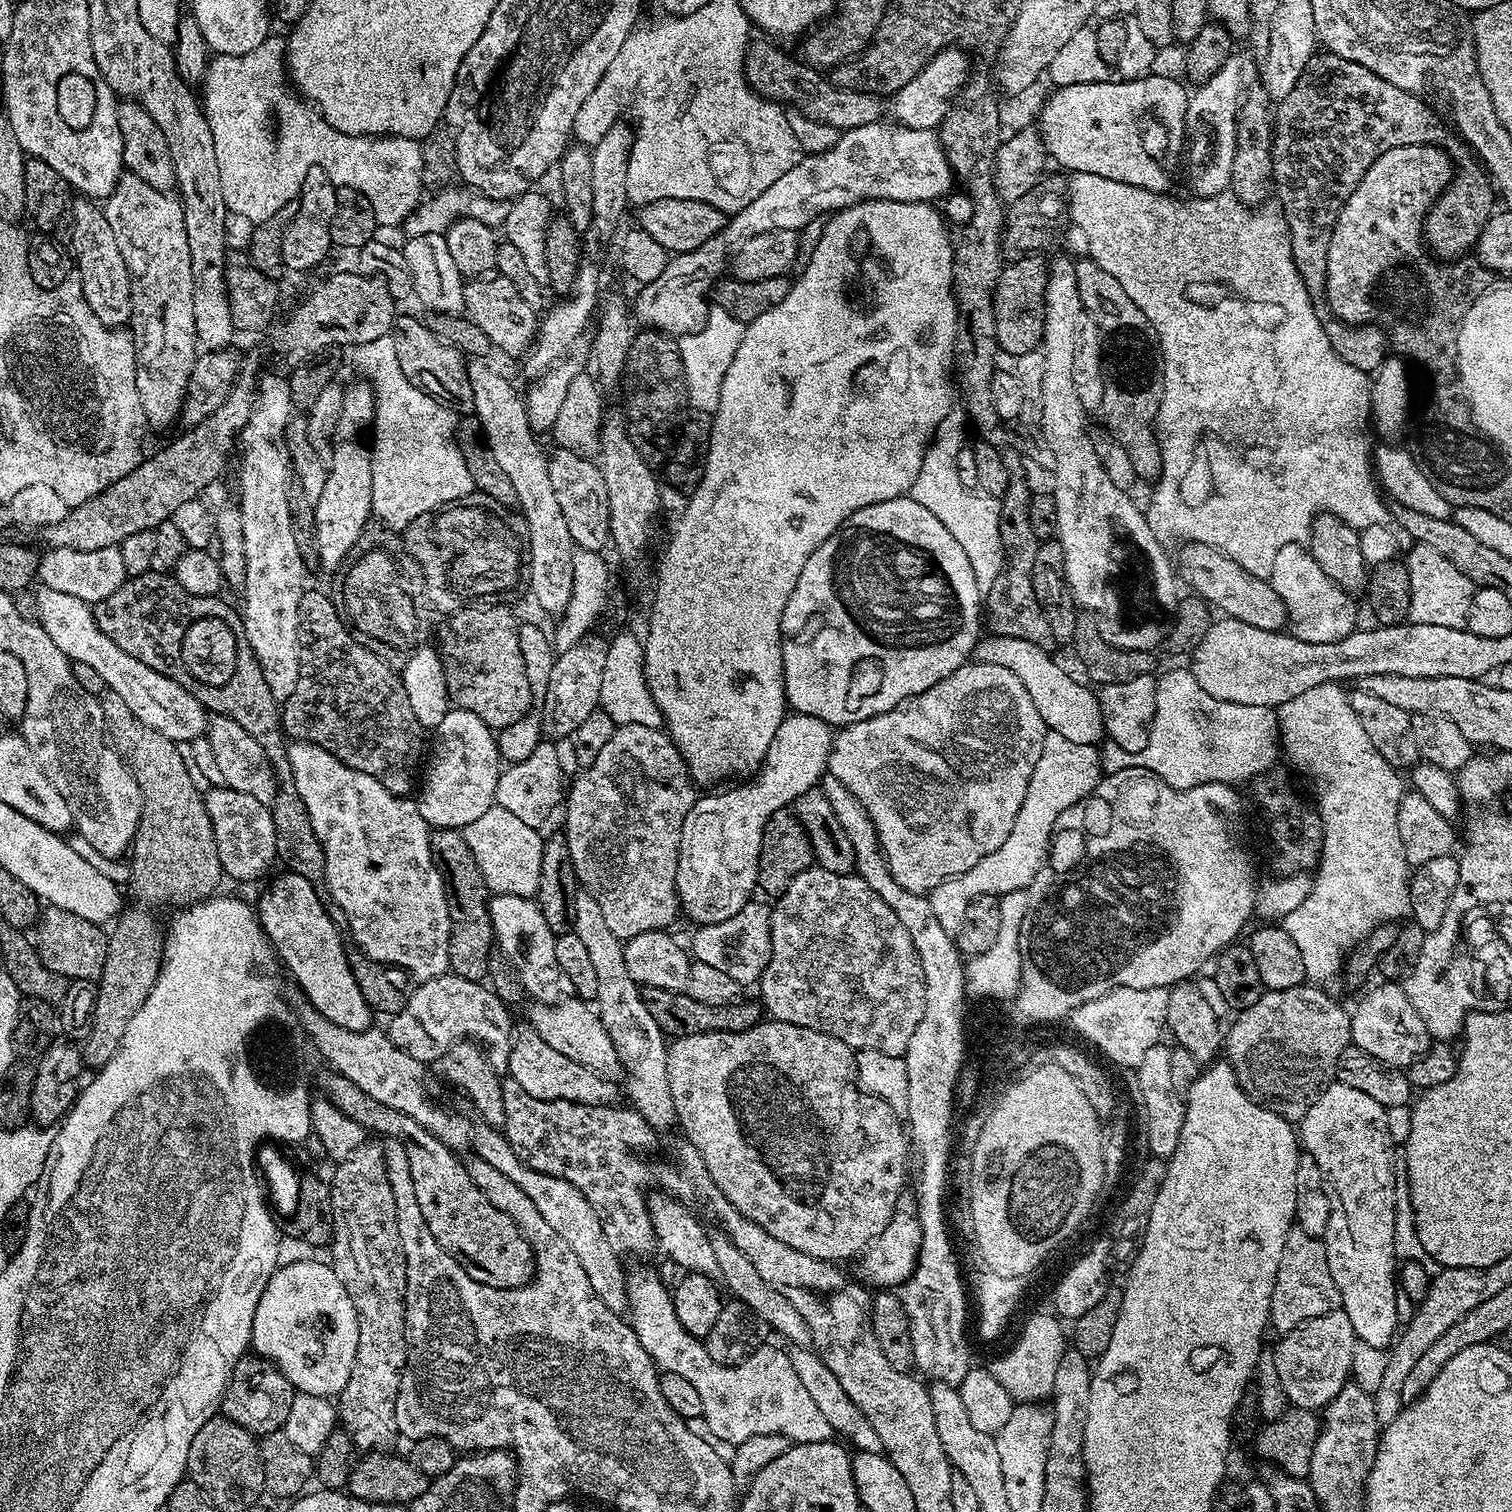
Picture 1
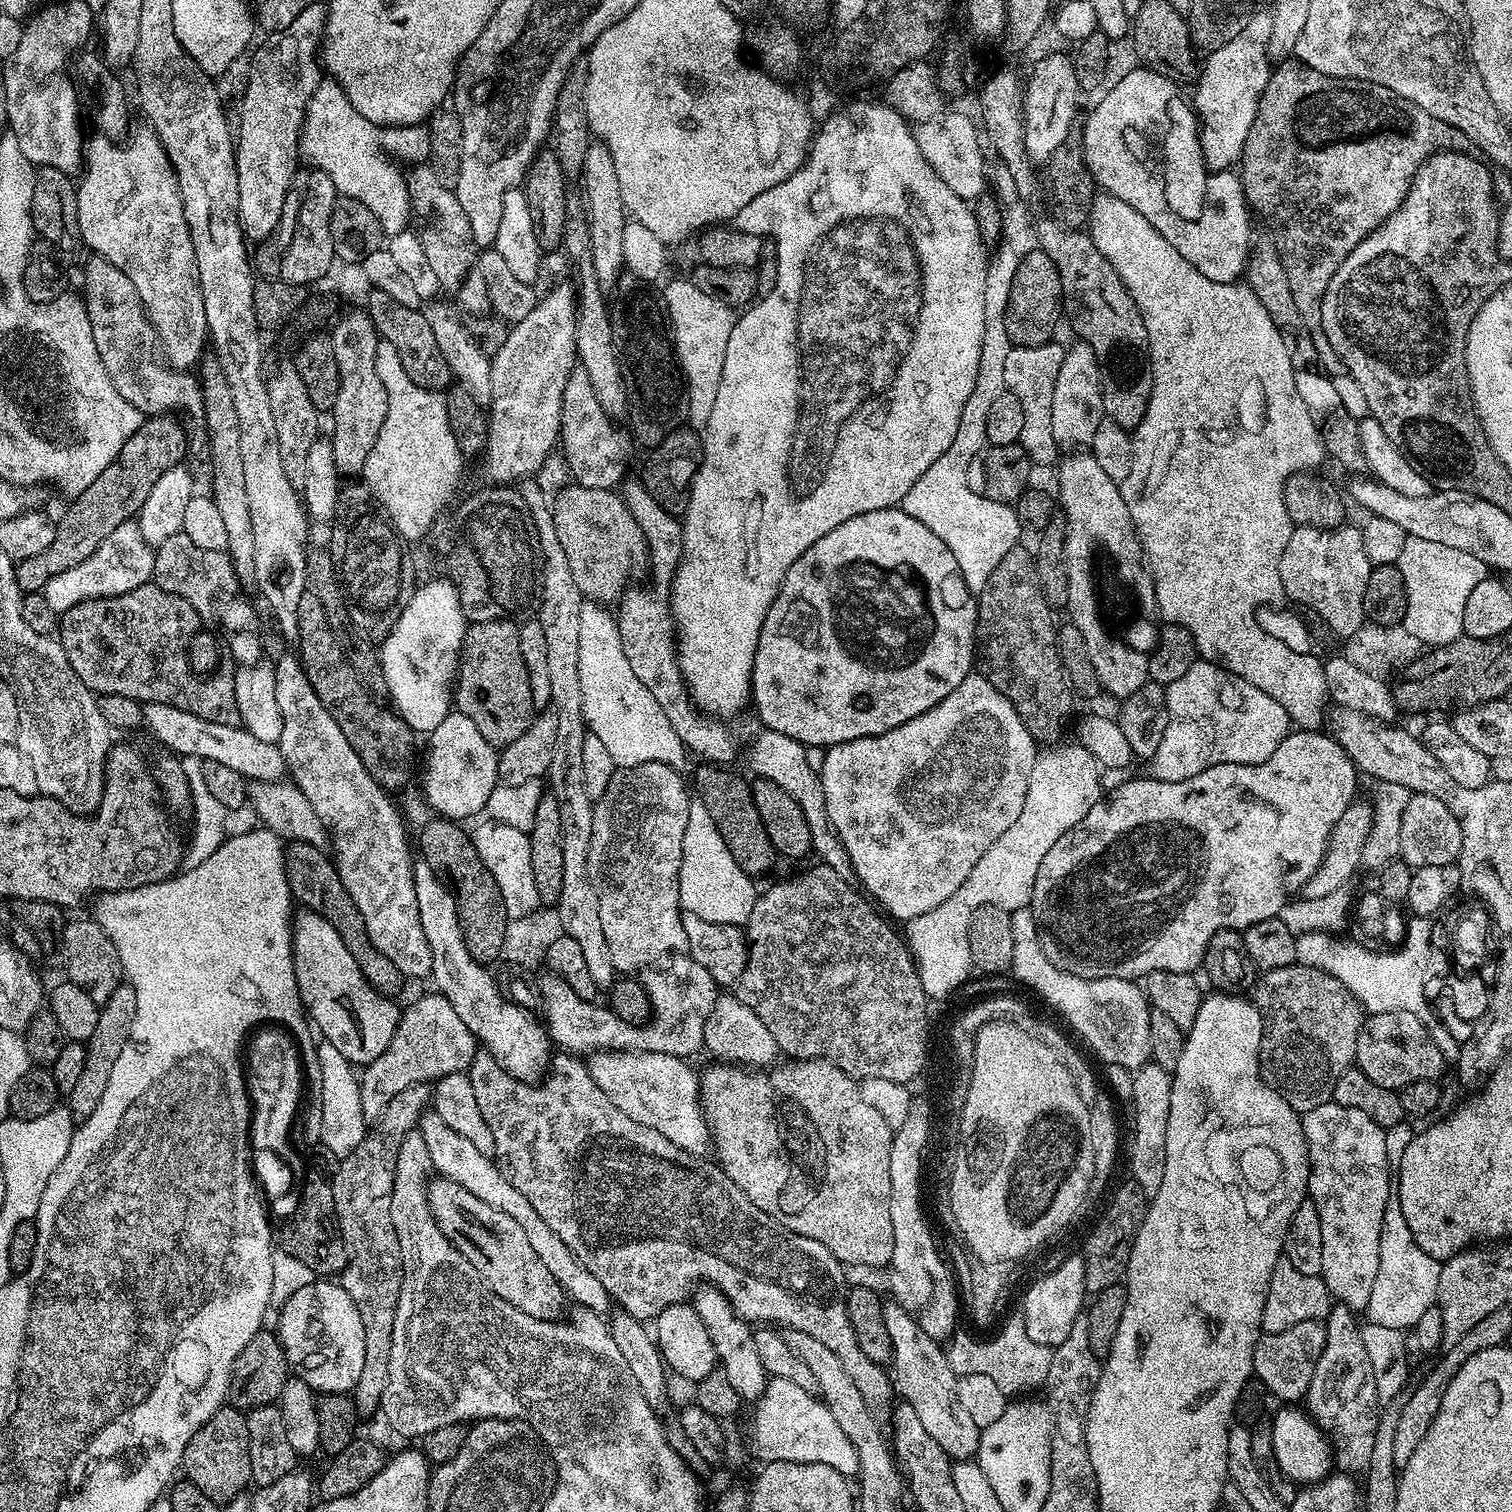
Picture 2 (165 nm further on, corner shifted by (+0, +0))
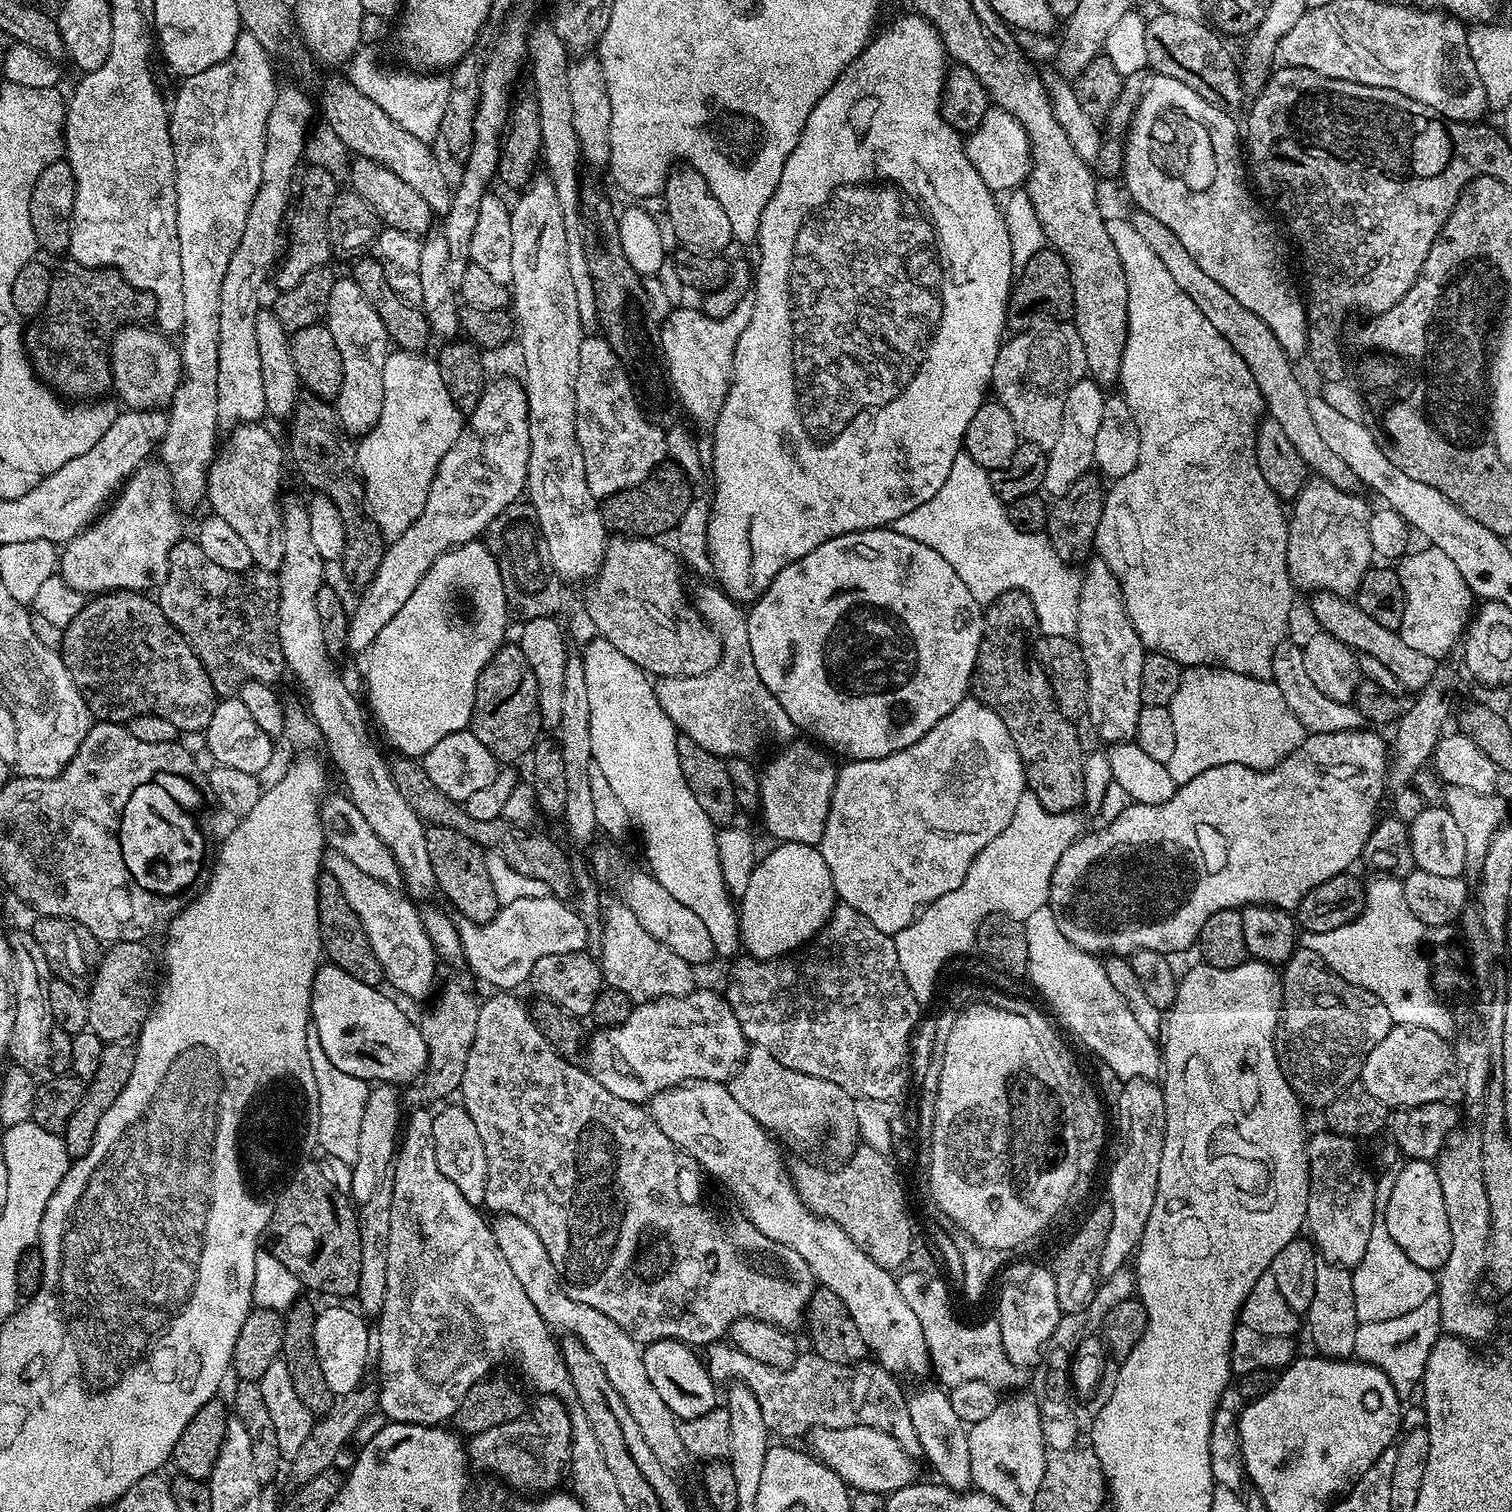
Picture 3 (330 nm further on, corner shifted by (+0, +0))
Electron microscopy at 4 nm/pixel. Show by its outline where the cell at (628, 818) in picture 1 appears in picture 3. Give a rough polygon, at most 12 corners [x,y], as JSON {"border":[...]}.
{"border":[[623,902],[603,909],[607,987],[633,1002],[697,991],[693,965]]}

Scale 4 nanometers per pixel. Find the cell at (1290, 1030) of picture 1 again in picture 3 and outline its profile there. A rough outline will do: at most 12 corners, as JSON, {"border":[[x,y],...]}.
{"border":[[1314,950],[1283,965],[1276,1057],[1301,1104],[1359,1081],[1390,1010]]}

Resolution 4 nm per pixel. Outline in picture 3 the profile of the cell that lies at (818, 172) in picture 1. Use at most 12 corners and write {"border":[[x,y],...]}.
{"border":[[989,106],[964,153],[994,194],[1019,189],[1032,168],[1030,138]]}

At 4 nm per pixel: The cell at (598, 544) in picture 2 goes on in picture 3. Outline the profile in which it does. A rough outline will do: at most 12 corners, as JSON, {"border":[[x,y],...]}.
{"border":[[619,534],[584,596],[653,677],[706,674],[720,639],[680,556]]}

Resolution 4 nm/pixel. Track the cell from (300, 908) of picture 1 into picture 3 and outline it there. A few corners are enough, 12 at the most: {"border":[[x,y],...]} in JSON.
{"border":[[331,962],[312,983],[311,1027],[354,1078],[424,1075],[420,1025]]}

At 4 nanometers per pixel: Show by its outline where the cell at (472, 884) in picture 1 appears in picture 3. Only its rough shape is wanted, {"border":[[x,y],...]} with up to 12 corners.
{"border":[[429,827],[438,892],[470,922],[498,915],[485,849]]}

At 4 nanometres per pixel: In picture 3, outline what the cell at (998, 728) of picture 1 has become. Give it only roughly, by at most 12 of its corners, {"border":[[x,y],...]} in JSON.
{"border":[[965,698],[836,773],[818,845],[895,937],[1010,826],[1024,763]]}

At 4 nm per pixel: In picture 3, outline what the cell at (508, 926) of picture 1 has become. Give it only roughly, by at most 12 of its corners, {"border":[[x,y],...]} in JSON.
{"border":[[727,999],[637,1003],[593,1033],[588,1071],[641,1106],[731,1080],[750,1047]]}

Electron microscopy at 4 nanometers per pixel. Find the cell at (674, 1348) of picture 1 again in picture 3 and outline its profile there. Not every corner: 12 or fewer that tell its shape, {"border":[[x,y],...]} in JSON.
{"border":[[870,1426],[813,1428],[811,1455],[857,1492],[917,1483],[917,1461]]}

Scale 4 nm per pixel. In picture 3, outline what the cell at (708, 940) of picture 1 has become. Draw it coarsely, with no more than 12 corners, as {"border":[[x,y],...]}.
{"border":[[598,845],[597,881],[619,899],[678,958],[714,960],[705,924],[647,871],[624,877],[614,845]]}

